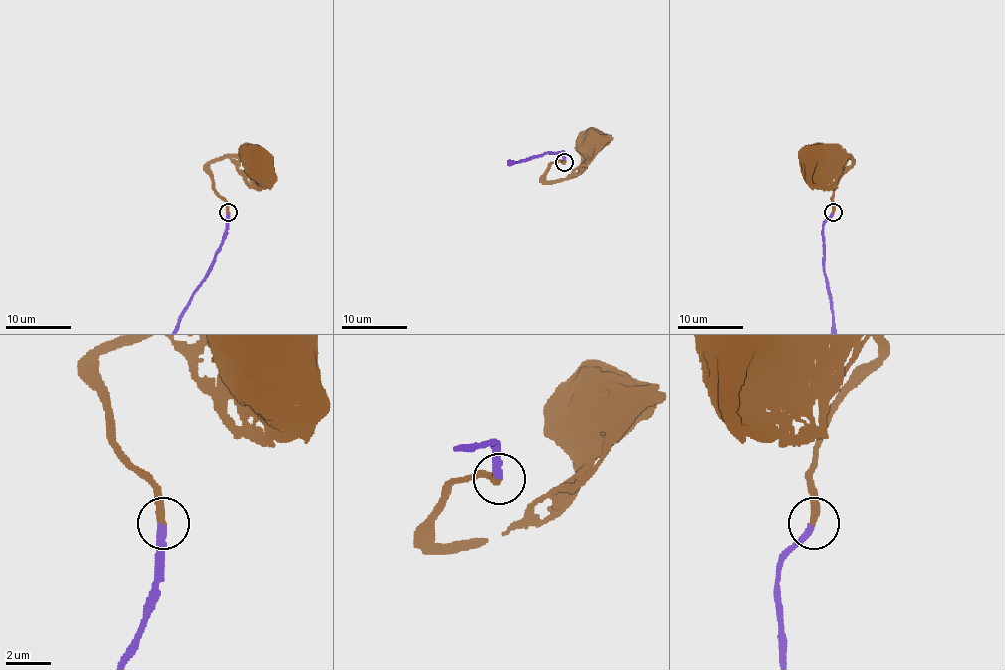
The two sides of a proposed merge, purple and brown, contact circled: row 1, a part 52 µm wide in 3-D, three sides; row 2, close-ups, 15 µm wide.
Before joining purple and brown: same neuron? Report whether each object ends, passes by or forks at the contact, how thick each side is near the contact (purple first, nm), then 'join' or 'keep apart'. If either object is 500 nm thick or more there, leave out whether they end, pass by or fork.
purple ends there; brown ends there; 300 nm thick on the purple side, 340 nm on the other; join

